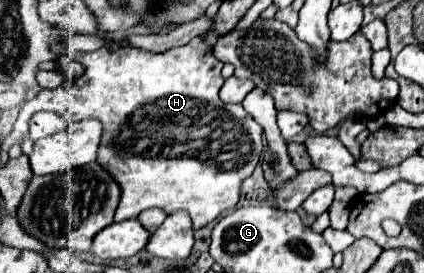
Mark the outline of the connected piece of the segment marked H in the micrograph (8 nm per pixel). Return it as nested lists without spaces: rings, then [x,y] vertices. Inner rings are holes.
[[[205,33],[195,37],[191,43],[165,53],[149,53],[139,49],[109,51],[107,47],[93,53],[77,53],[67,49],[63,43],[53,44],[50,49],[59,56],[71,55],[81,61],[87,67],[85,77],[75,79],[69,87],[41,91],[35,99],[23,105],[19,123],[27,123],[37,111],[59,113],[67,123],[89,117],[103,123],[103,141],[97,161],[107,167],[111,175],[115,175],[115,181],[123,191],[115,221],[133,219],[149,207],[159,207],[165,213],[185,209],[193,219],[193,229],[201,229],[219,213],[237,205],[241,197],[241,183],[259,163],[263,151],[263,127],[251,115],[247,115],[243,105],[227,105],[219,99],[219,89],[223,85],[223,63],[215,59],[213,43],[205,41]]]

